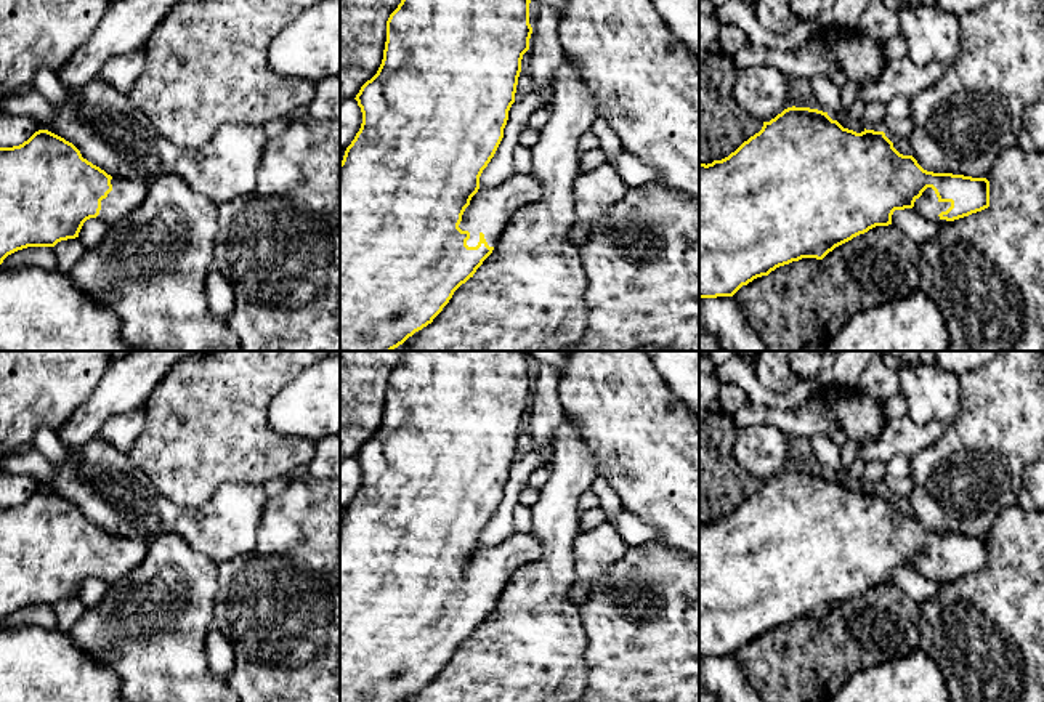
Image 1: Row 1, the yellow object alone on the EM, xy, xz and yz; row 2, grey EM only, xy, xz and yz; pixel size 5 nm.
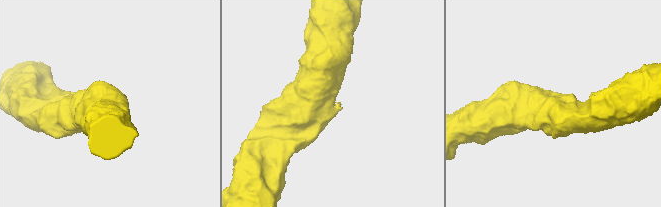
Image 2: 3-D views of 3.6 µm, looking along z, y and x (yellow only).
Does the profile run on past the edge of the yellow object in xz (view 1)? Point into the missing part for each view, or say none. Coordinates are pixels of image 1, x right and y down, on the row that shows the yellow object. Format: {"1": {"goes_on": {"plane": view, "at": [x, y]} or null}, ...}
{"1": {"goes_on": {"plane": "xz", "at": [489, 209]}}}

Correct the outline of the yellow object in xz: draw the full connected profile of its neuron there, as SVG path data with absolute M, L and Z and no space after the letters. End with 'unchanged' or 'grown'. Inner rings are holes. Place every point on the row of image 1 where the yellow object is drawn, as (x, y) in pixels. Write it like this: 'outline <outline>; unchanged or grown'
outline M401 0L386 21L383 59L377 74L356 95L362 123L340 162L340 351L393 351L422 330L443 311L454 292L465 284L492 253L496 242L521 207L542 197L542 186L532 173L515 171L494 188L481 188L480 176L494 157L515 103L523 54L529 50L531 0Z; grown

